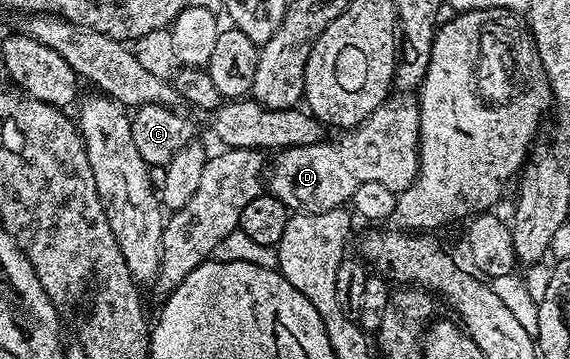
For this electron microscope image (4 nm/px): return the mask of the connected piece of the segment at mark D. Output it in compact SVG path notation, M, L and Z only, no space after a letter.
M402 92L386 99L368 118L351 129L339 142L323 140L307 146L289 146L268 166L268 190L285 204L287 210L299 214L319 214L345 207L360 188L360 184L384 184L393 194L408 189L418 175L418 137L420 136L419 103L409 93Z

